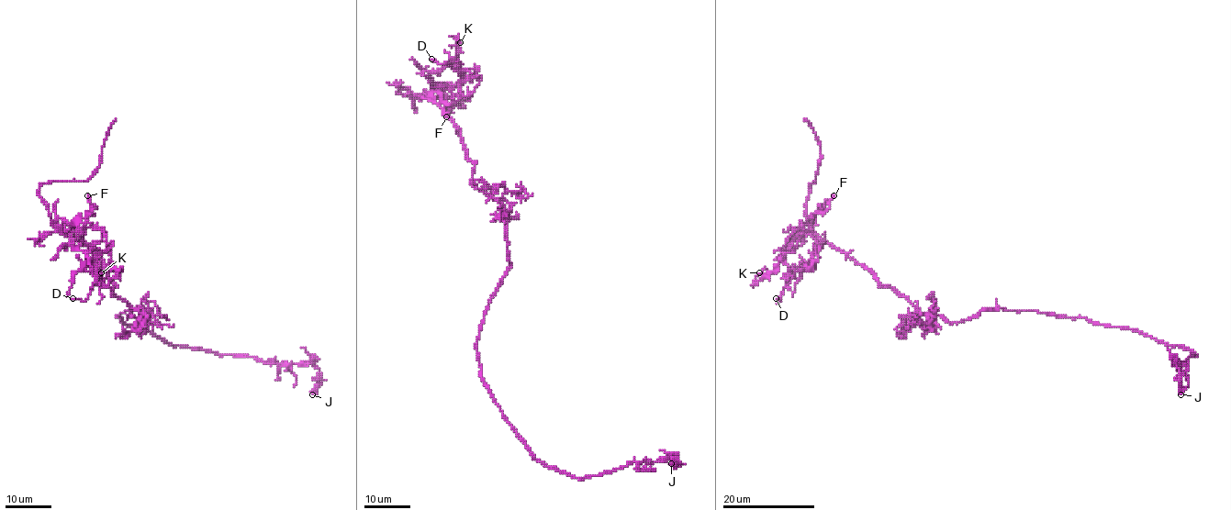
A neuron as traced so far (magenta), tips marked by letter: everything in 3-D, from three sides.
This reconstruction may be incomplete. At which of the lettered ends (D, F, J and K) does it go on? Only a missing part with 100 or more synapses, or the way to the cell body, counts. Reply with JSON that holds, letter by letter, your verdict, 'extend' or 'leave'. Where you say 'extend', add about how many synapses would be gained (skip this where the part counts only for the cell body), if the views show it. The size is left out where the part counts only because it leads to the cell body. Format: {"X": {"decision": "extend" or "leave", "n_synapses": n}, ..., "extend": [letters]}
{"D": {"decision": "leave"}, "F": {"decision": "leave"}, "J": {"decision": "leave"}, "K": {"decision": "leave"}, "extend": []}

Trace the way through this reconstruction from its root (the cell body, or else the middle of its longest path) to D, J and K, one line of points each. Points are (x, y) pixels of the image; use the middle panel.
D: (509, 262), (503, 205), (474, 186), (461, 131), (441, 106), (459, 99), (461, 76), (431, 59)
J: (509, 262), (476, 351), (482, 382), (525, 446), (578, 479), (632, 462), (677, 461), (671, 463)
K: (509, 262), (503, 205), (474, 186), (461, 131), (432, 94), (430, 72), (455, 56), (455, 38), (460, 42)

